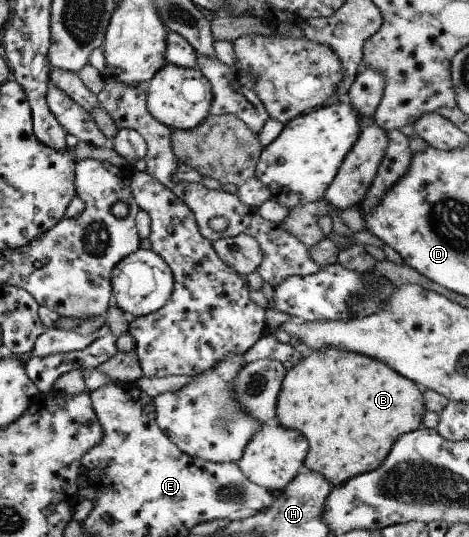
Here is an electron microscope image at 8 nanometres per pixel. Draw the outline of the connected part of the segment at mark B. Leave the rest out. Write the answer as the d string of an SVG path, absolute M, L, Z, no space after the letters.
M323 347L321 351L304 354L287 371L275 411L275 416L283 427L295 429L305 435L309 445L304 463L307 469L321 473L332 487L337 487L356 475L377 469L401 435L423 427L423 416L428 410L423 389L414 381L398 374L392 367L361 353Z

